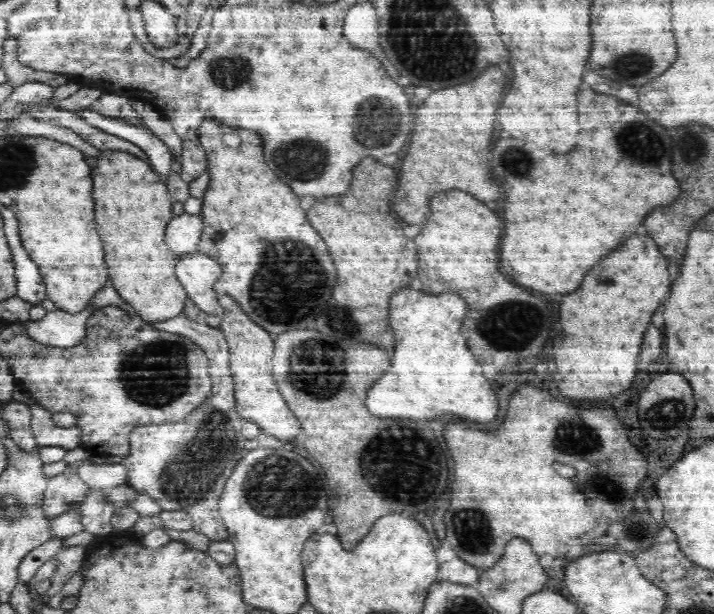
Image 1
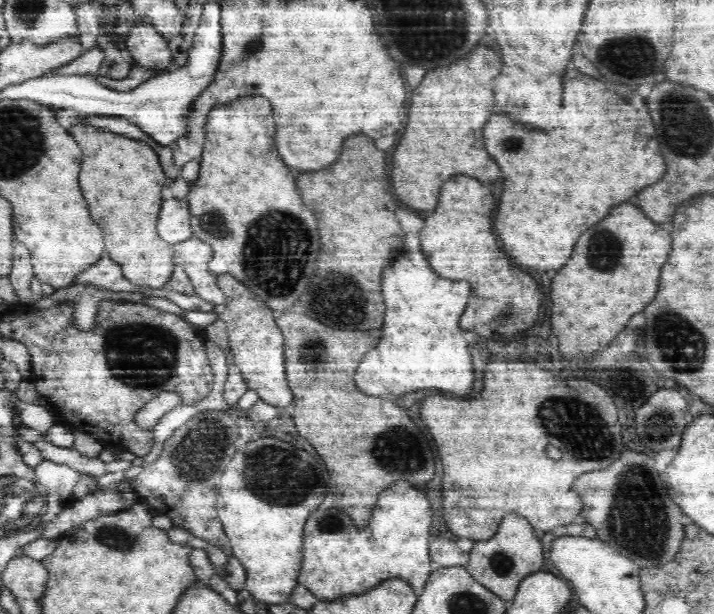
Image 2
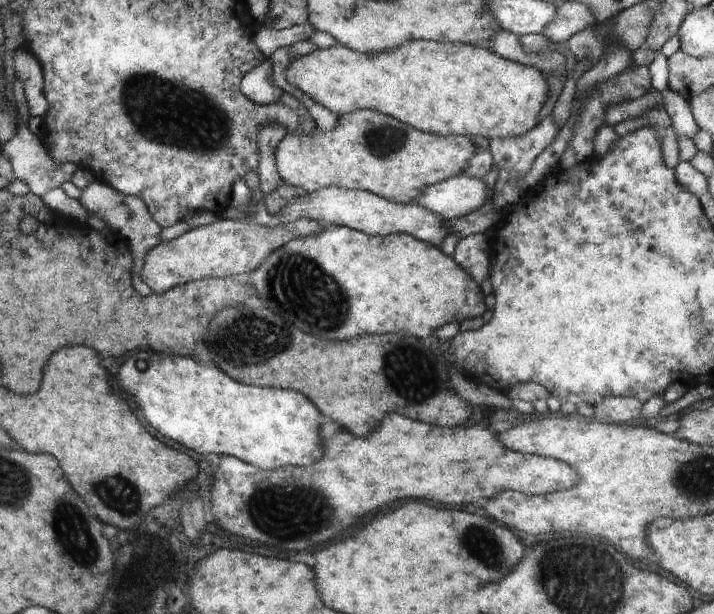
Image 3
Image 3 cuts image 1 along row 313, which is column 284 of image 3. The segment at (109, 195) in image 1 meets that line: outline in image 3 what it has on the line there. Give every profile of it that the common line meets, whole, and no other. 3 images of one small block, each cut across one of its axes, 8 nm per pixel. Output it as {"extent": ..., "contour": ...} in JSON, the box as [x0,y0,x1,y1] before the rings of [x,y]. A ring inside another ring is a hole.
{"extent":[276,110,478,204],"contour":[[[373,110],[340,115],[330,132],[319,128],[311,135],[287,134],[276,148],[276,163],[284,183],[316,192],[336,187],[361,189],[392,202],[419,204],[418,196],[431,184],[464,174],[478,147],[466,136],[440,136],[418,132],[400,120]]]}

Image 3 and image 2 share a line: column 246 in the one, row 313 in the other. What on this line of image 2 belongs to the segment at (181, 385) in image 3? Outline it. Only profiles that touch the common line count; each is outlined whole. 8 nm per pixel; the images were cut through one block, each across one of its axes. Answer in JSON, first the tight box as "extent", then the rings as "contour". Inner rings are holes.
{"extent":[356,250,474,396],"contour":[[[420,250],[416,253],[400,254],[392,266],[384,270],[382,276],[382,292],[386,302],[386,318],[382,326],[382,338],[376,350],[370,350],[356,370],[356,382],[360,390],[366,394],[410,394],[424,388],[434,388],[442,392],[450,392],[456,396],[464,396],[474,386],[474,372],[472,372],[472,356],[468,344],[464,340],[464,332],[460,330],[460,316],[466,308],[470,298],[470,284],[464,280],[446,280],[438,278],[432,272],[428,255]]]}

